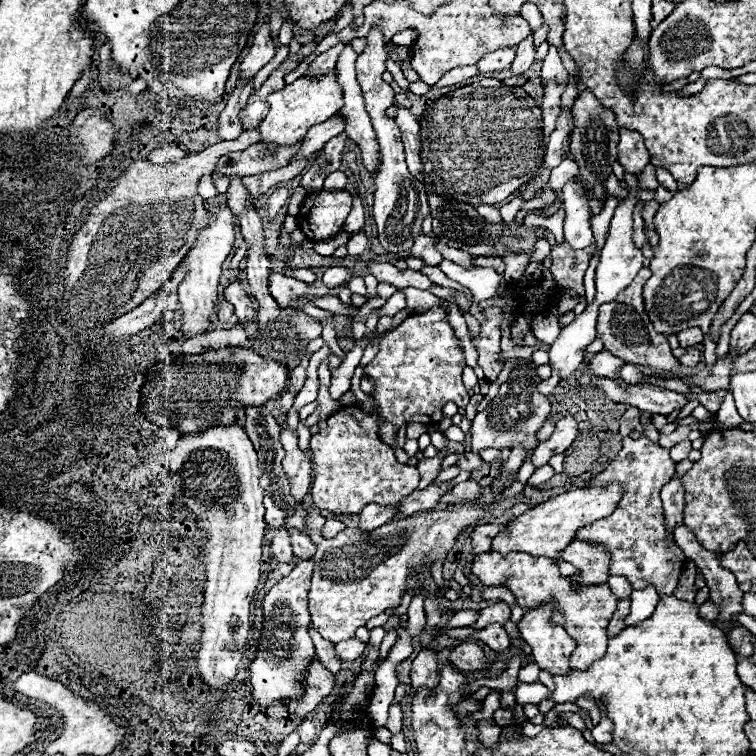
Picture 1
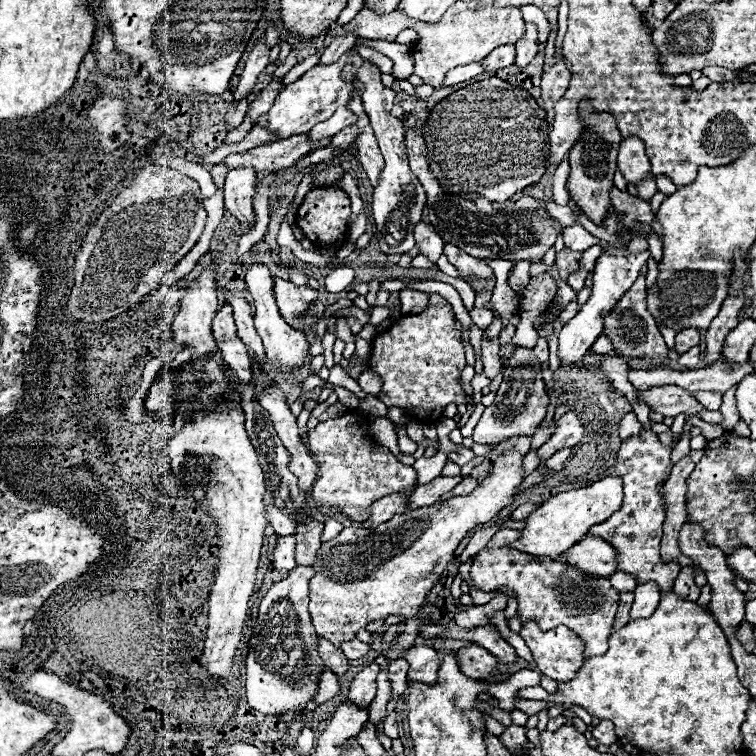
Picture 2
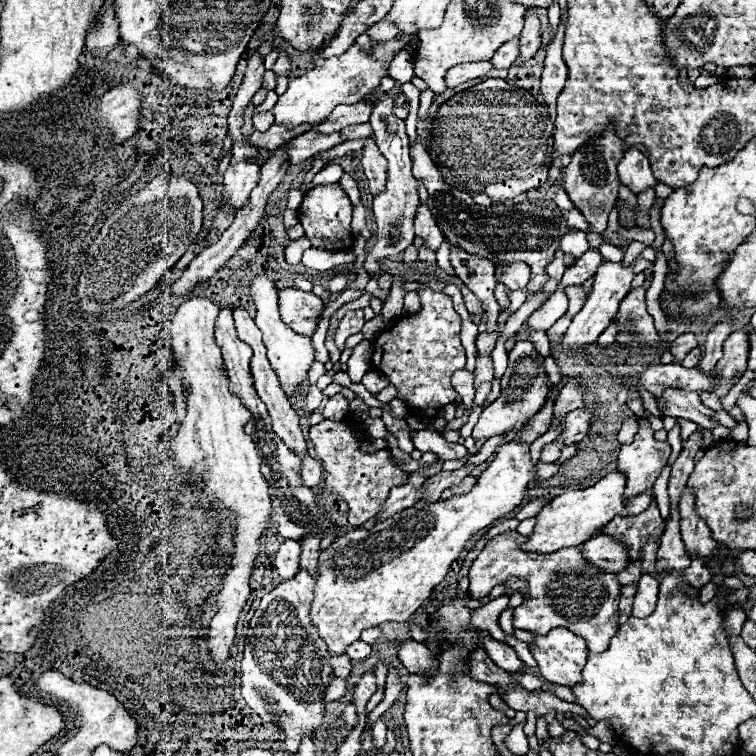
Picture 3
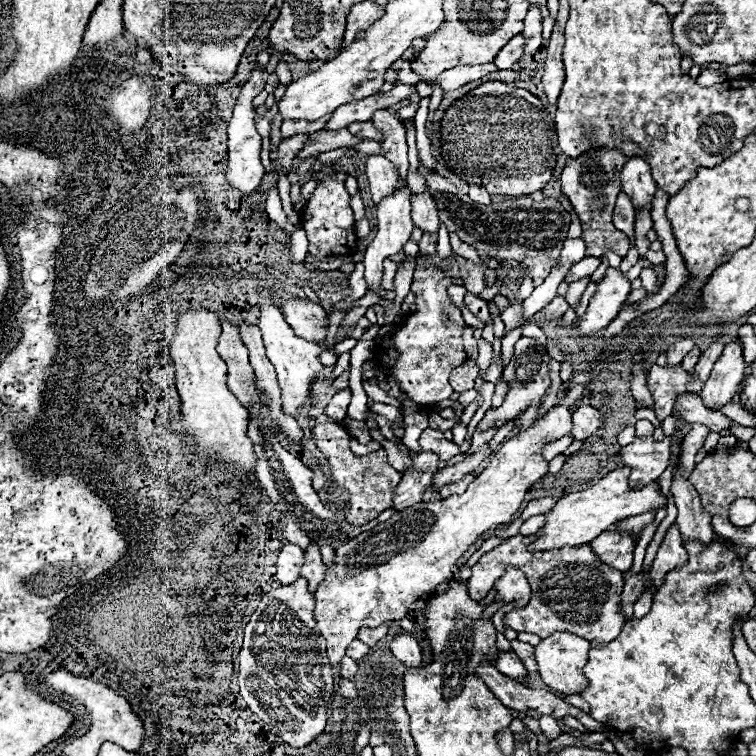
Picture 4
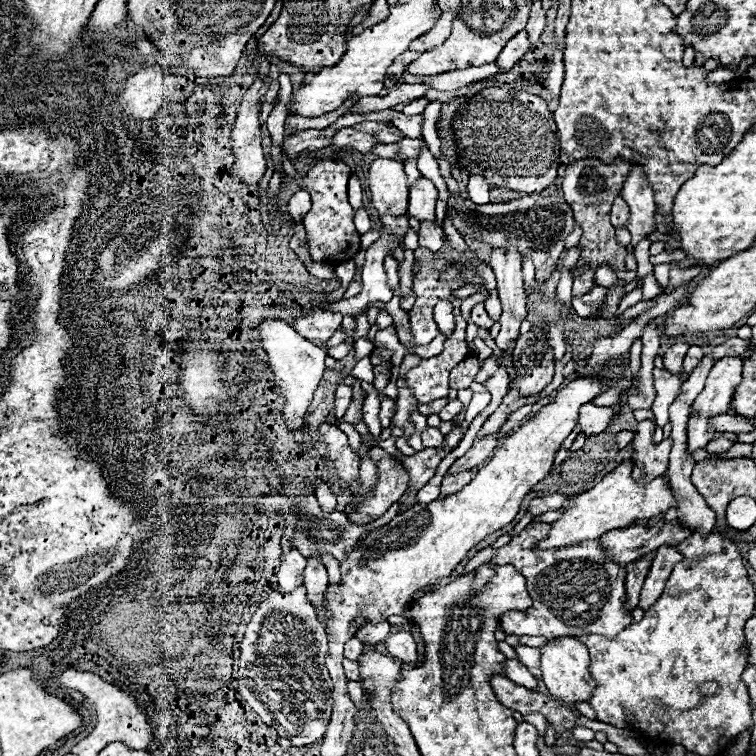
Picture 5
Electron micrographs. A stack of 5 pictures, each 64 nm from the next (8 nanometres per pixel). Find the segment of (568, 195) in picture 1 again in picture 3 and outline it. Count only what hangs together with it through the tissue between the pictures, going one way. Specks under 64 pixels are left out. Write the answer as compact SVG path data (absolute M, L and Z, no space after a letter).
M576 230L570 232L562 238L562 252L564 254L572 254L576 260L588 250L588 240L586 240L586 232Z

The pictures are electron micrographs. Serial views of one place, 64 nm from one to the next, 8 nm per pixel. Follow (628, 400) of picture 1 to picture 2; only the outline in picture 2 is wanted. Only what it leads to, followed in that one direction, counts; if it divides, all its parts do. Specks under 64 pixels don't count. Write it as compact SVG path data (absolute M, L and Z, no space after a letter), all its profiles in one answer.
M660 386L644 390L638 392L638 400L646 406L652 406L658 414L672 418L678 414L686 414L686 418L692 418L704 410L704 406L694 398L694 394L680 386Z

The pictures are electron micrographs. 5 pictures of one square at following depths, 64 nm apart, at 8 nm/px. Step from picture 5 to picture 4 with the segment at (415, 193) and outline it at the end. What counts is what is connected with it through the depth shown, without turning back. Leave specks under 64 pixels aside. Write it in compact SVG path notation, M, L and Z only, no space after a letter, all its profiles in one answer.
M428 188L422 194L412 194L412 220L424 232L438 232L438 210Z

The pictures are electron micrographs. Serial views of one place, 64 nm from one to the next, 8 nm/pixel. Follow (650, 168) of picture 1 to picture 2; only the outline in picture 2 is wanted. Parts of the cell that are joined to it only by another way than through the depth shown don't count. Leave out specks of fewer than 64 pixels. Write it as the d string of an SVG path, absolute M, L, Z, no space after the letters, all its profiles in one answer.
M651 172L637 186L637 191L638 191L637 197L647 202L649 202L650 199L657 192L656 178Z

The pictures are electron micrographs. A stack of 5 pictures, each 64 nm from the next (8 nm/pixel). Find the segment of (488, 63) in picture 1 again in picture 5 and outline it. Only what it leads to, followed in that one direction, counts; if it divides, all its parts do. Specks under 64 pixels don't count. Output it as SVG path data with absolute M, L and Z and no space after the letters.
M518 32L518 34L504 46L504 50L500 52L496 64L498 64L500 68L510 70L510 68L526 54L526 50L528 50L528 36L526 36L526 32Z

